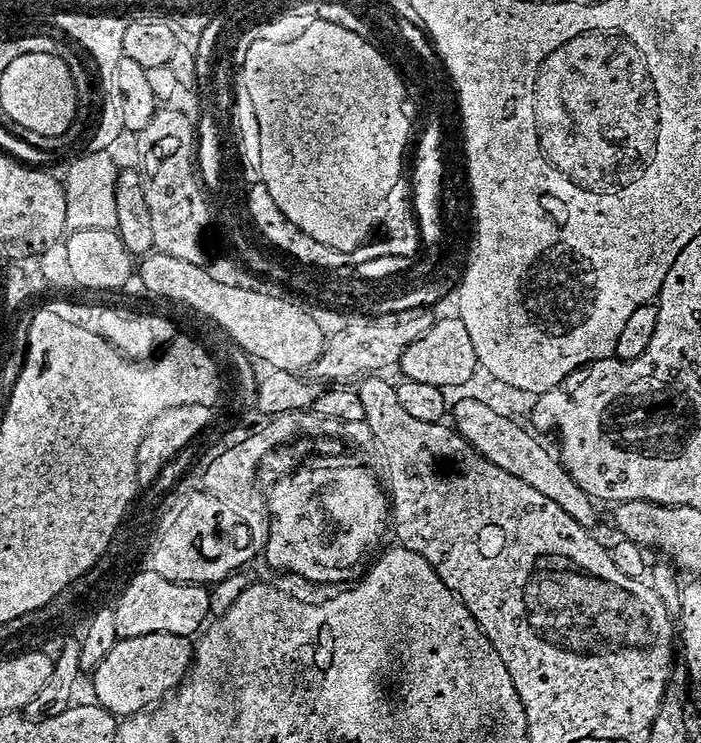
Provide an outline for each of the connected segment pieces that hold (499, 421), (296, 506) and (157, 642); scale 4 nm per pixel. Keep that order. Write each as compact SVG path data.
M468 396L465 400L460 400L456 405L451 405L450 416L456 419L454 431L464 441L466 441L475 452L482 458L489 460L498 466L498 470L506 470L506 474L514 474L526 486L531 486L533 490L538 490L538 494L543 494L545 498L550 498L550 502L556 502L579 524L591 525L592 507L594 501L569 478L569 474L557 459L547 452L527 427L523 428L516 420L511 420L508 416L503 416L500 412L495 412L488 404L483 404L480 400Z
M344 464L341 466L341 468L308 468L309 466L301 467L299 470L290 473L288 476L283 477L280 481L278 481L276 484L273 484L271 487L267 489L266 494L268 494L268 500L266 496L266 527L268 526L268 537L264 540L264 556L266 559L268 559L268 564L272 568L281 568L284 572L293 572L296 576L301 576L304 580L309 580L312 584L336 584L339 582L339 580L344 580L347 578L348 575L351 574L352 571L355 570L356 567L360 564L360 559L363 558L364 555L367 554L368 551L371 550L372 544L376 544L380 540L380 535L383 534L384 528L386 532L386 525L389 523L390 520L390 505L388 503L388 497L377 477L375 475L372 476L370 473L367 472L364 468L359 468L356 464Z
M142 634L138 638L117 639L110 651L91 669L95 703L117 718L159 705L187 677L193 651L187 636Z

